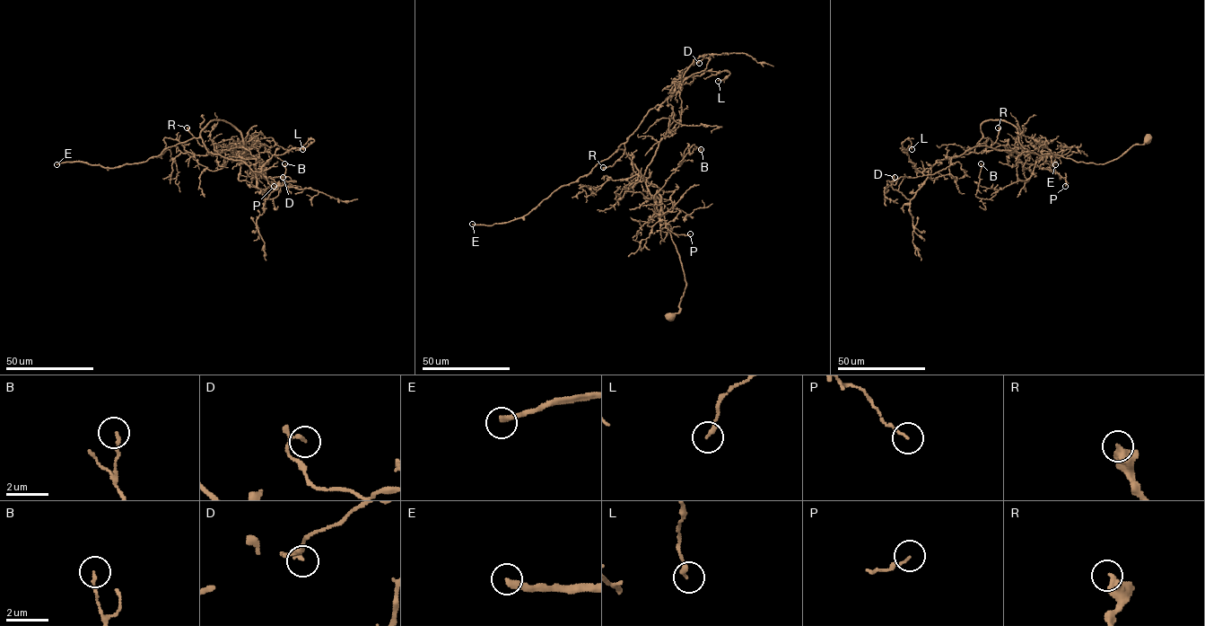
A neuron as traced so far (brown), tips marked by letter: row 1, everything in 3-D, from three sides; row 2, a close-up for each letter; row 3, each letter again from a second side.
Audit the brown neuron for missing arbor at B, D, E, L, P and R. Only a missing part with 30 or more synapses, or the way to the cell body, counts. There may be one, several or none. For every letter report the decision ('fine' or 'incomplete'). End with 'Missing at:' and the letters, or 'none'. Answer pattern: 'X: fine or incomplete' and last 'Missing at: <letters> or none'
B: fine
D: fine
E: incomplete
L: fine
P: fine
R: fine
Missing at: E

